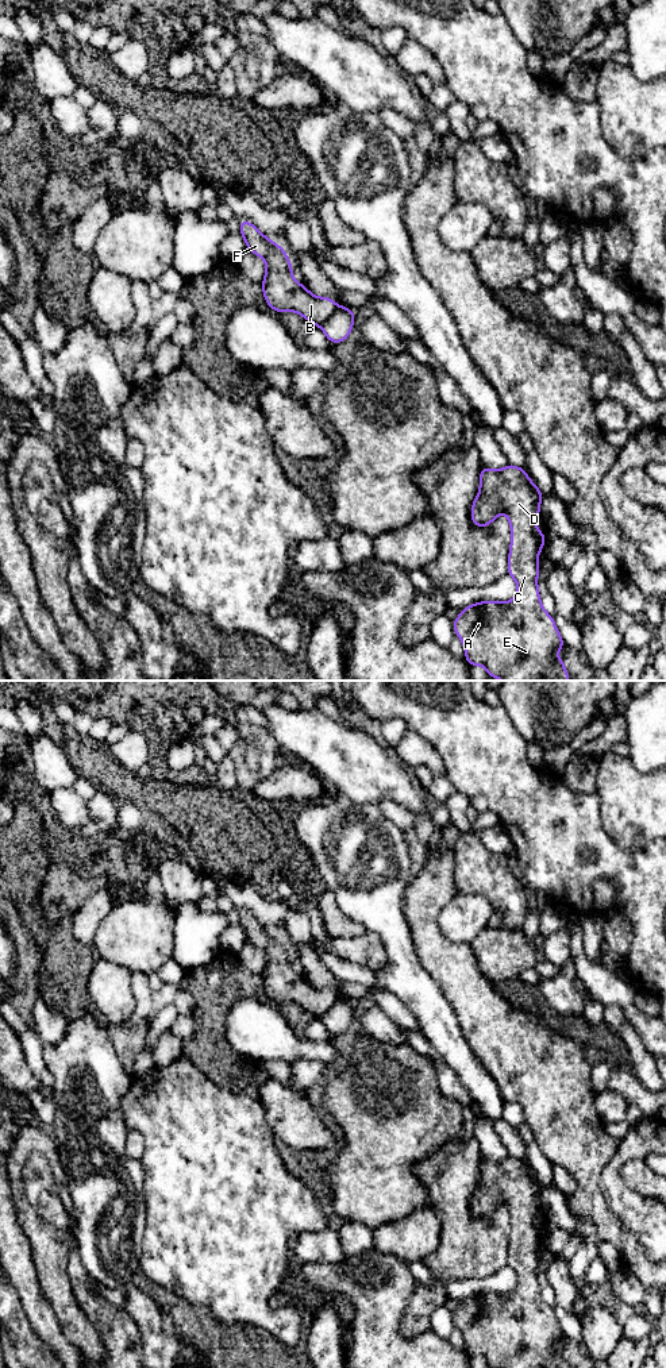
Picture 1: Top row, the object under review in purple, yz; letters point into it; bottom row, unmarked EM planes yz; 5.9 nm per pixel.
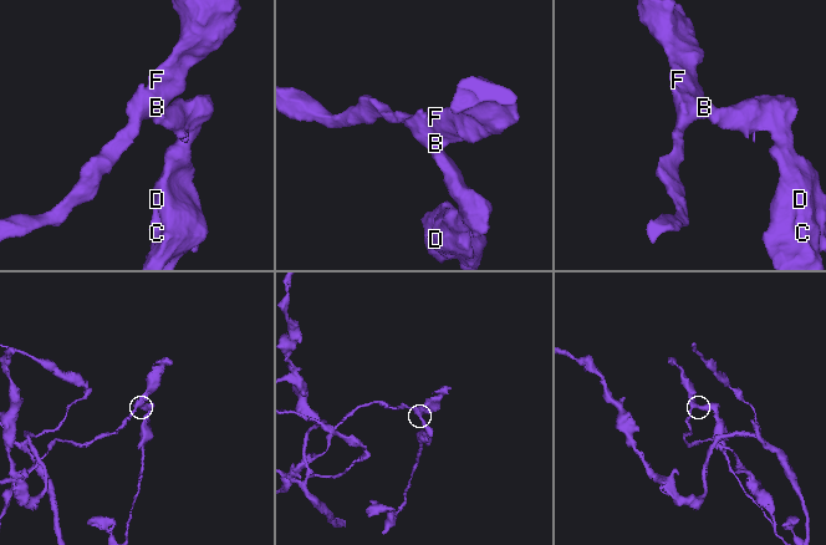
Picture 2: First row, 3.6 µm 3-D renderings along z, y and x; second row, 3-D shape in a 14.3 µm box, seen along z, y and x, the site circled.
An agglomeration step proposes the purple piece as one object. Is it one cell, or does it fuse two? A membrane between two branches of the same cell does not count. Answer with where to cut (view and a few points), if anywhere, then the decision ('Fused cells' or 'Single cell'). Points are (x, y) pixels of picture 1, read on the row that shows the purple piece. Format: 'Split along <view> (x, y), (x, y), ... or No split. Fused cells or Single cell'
Split along yz (338, 307), (320, 326). Fused cells

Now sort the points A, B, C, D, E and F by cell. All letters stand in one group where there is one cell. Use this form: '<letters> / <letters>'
A C D E / B F

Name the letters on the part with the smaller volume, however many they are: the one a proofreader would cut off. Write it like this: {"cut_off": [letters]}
{"cut_off": ["B", "F"]}

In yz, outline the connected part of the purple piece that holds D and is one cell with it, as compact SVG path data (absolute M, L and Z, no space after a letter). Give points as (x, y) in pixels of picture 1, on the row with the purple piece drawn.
M508 463L503 470L493 470L482 466L480 473L480 493L471 505L471 524L474 527L489 527L497 515L505 513L511 523L511 548L508 556L508 575L517 583L517 594L508 602L481 601L462 609L453 621L455 635L462 640L467 664L481 664L486 668L488 677L503 681L569 681L562 656L553 658L554 651L562 651L565 643L555 627L553 616L543 608L538 590L538 556L543 550L546 535L538 531L542 492L536 483L528 478L528 473Z

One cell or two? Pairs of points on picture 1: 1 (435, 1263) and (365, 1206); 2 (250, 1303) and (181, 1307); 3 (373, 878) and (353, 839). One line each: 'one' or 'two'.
1: two
2: two
3: one

